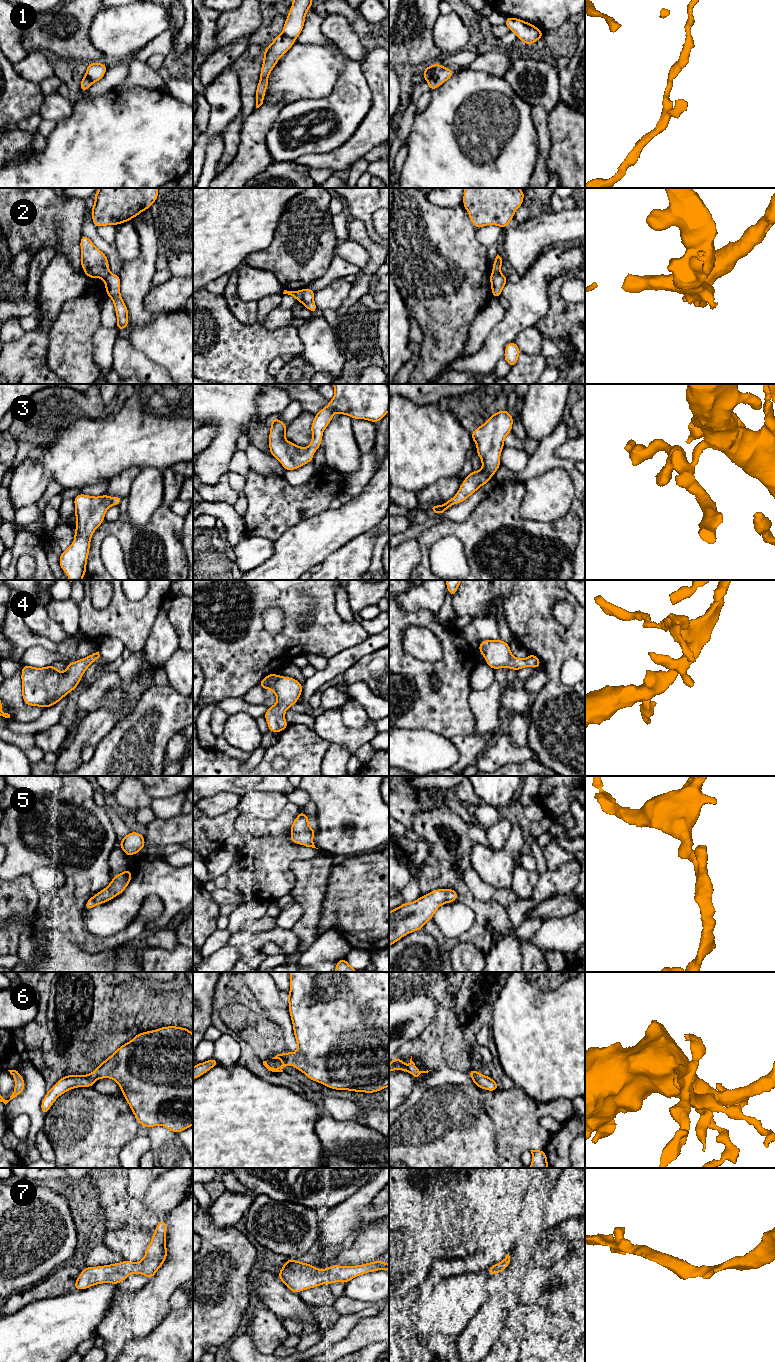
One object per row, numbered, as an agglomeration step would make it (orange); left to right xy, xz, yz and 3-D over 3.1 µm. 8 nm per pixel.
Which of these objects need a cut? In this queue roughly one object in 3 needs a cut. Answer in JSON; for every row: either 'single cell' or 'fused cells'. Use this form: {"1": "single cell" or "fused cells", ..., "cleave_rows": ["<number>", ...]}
{"1": "fused cells", "2": "fused cells", "3": "single cell", "4": "single cell", "5": "single cell", "6": "single cell", "7": "single cell", "cleave_rows": ["1", "2"]}

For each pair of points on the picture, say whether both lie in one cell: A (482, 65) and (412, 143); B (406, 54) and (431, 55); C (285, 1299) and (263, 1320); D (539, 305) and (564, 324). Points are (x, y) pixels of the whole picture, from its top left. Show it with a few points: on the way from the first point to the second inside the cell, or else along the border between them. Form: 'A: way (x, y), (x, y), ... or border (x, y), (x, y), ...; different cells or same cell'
A: border (468, 68), (500, 76); different cells
B: way (412, 54), (425, 54); same cell
C: border (261, 1305), (281, 1319); different cells
D: border (548, 288), (548, 311), (535, 325); different cells

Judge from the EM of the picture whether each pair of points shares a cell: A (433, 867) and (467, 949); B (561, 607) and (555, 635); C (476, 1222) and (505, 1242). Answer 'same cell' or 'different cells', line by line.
A: different cells
B: different cells
C: different cells

